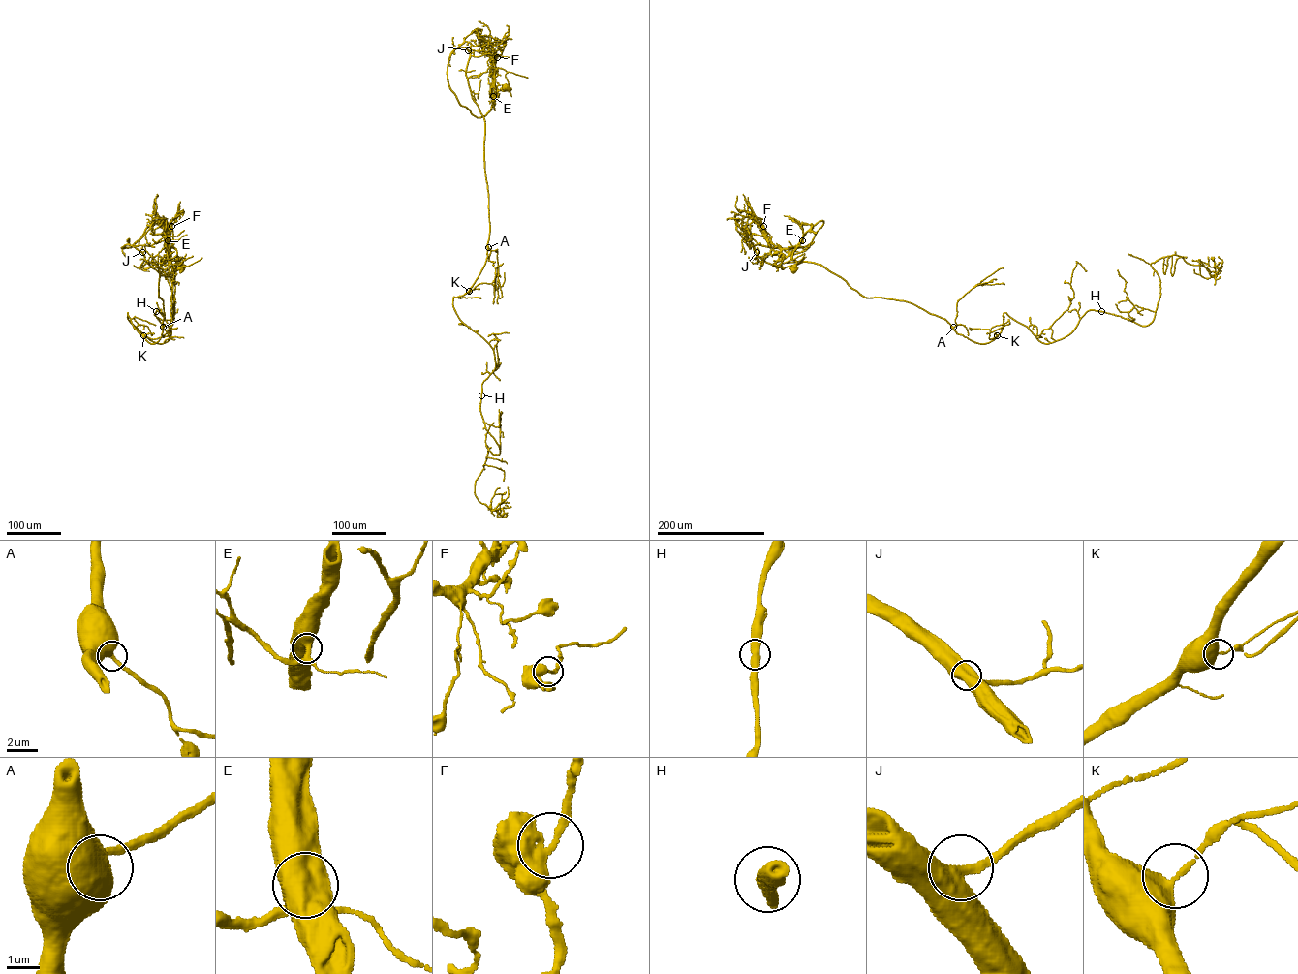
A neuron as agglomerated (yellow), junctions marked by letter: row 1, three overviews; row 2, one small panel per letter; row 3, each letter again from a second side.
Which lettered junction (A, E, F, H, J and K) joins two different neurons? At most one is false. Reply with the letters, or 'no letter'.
no letter

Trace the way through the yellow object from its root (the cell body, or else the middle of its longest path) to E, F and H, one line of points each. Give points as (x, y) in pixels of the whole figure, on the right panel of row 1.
E: (792, 267), (796, 263), (792, 259), (792, 253), (802, 240)
F: (792, 267), (796, 263), (792, 259), (792, 253), (797, 245), (778, 248), (765, 236), (763, 226)
H: (792, 267), (797, 245), (772, 265), (819, 264), (980, 344), (1004, 312), (1049, 343), (1101, 311)

